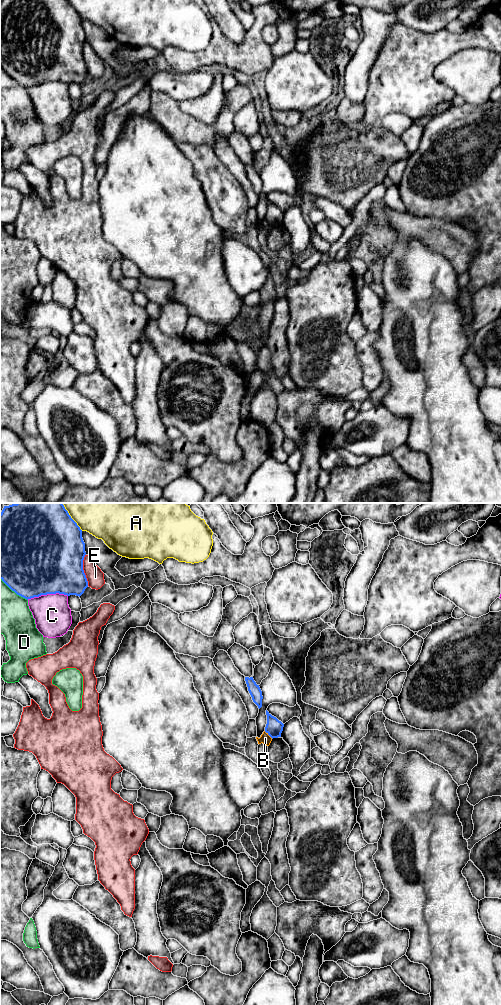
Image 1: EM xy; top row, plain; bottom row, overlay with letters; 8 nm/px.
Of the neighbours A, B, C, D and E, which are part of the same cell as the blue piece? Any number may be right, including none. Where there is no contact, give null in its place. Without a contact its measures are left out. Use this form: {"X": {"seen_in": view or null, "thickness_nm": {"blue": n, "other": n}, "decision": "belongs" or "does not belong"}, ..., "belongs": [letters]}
{"A": {"seen_in": "xy", "thickness_nm": {"blue": 500, "other": 220}, "decision": "does not belong"}, "B": {"seen_in": "xy", "thickness_nm": {"blue": 140, "other": 80}, "decision": "does not belong"}, "C": {"seen_in": "xy", "thickness_nm": {"blue": 500, "other": 300}, "decision": "does not belong"}, "D": {"seen_in": "xy", "thickness_nm": {"blue": 500, "other": 360}, "decision": "does not belong"}, "E": {"seen_in": "xy", "thickness_nm": {"blue": 480, "other": 140}, "decision": "does not belong"}, "belongs": []}

